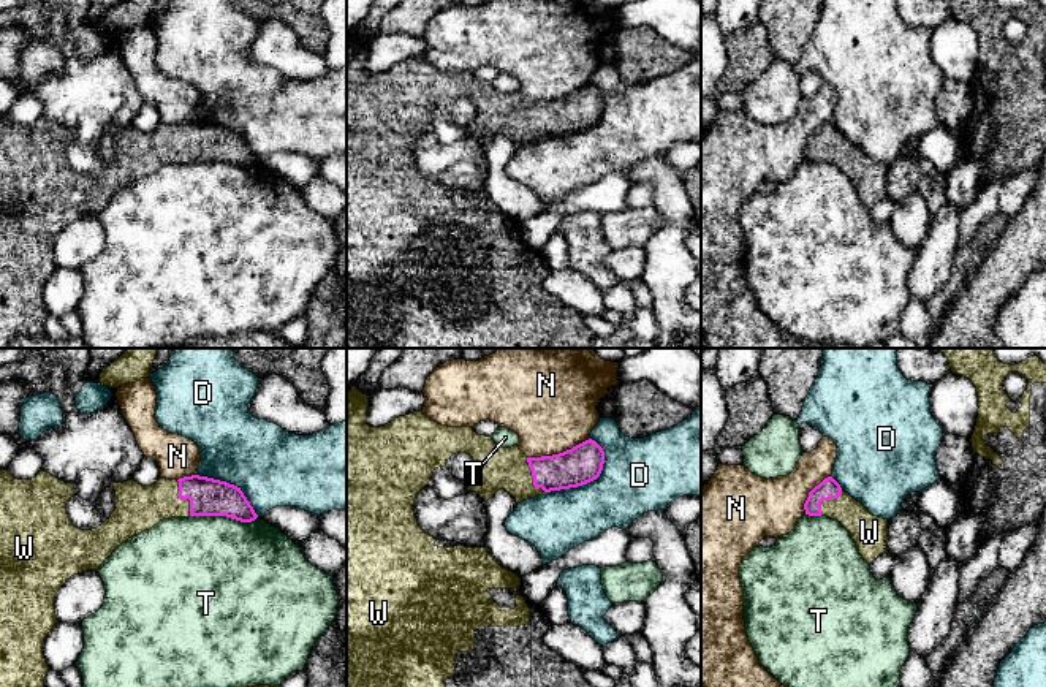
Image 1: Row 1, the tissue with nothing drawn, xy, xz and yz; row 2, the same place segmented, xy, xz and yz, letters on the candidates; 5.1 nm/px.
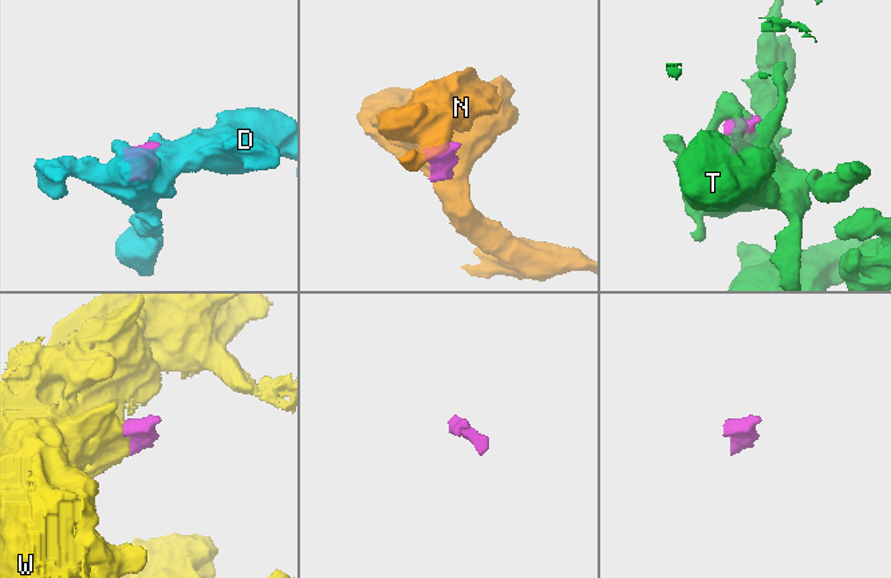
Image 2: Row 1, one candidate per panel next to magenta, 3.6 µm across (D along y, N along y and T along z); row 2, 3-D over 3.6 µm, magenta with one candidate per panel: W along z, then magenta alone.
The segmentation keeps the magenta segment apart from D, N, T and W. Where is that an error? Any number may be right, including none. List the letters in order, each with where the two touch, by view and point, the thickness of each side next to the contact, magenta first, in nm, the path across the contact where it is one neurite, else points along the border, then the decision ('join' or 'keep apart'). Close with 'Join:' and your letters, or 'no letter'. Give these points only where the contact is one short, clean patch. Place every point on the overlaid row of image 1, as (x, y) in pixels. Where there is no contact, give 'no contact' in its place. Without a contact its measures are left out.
D: contact xz (584, 483); calibres 200 and 340 nm; keep apart
N: contact xz (559, 453); calibres 200 and 460 nm; border xz (589, 437), (562, 451), (527, 458); keep apart
T: contact xy (223, 515); calibres 190 and 480 nm; keep apart
W: contact xy (184, 499); calibres 190 and 240 nm; join
Join: W

